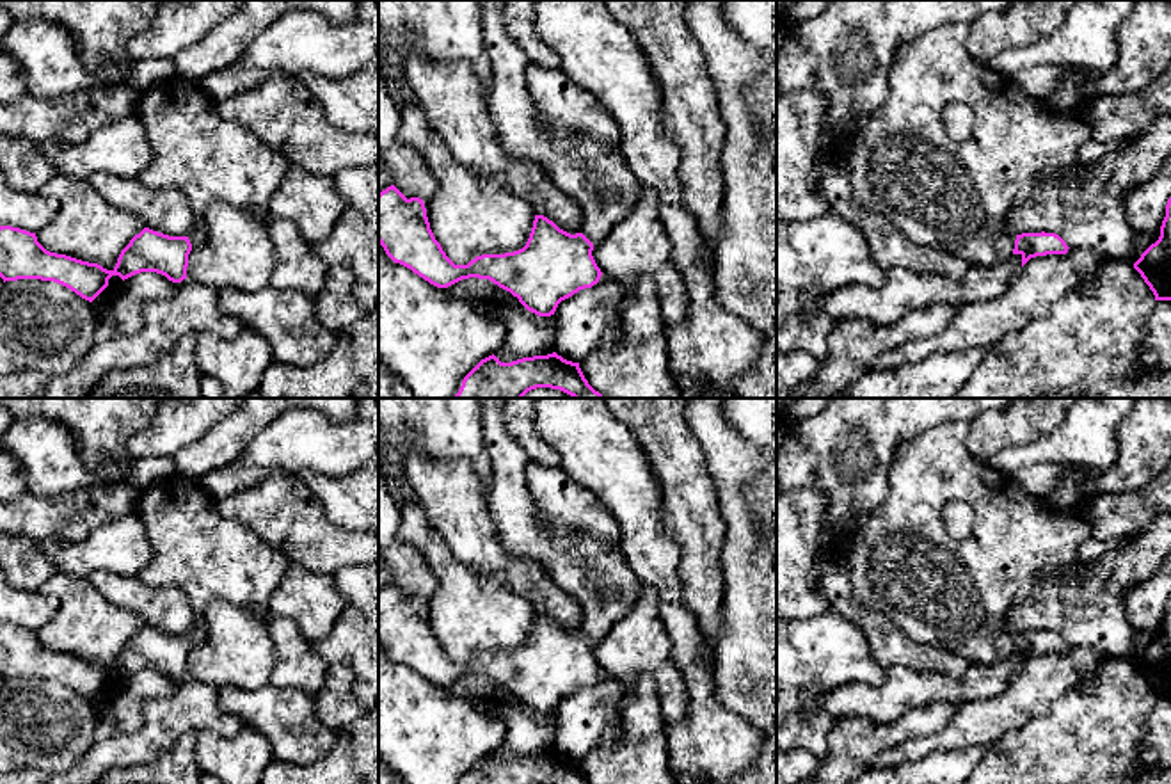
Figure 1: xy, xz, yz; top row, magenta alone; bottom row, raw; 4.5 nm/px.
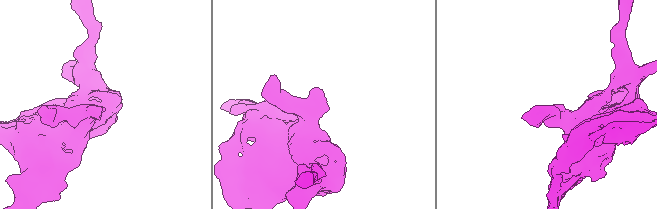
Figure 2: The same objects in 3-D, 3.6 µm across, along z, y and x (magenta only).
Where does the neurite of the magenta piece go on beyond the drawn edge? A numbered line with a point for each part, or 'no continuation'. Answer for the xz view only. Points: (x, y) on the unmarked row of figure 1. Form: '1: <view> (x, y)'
1: xz (596, 576)

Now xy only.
1: xy (210, 557)

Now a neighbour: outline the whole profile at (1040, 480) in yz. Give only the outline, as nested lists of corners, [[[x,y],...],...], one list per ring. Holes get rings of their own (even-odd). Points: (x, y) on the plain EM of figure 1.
[[[1032,464],[1029,468],[1020,469],[1015,475],[1015,480],[1031,496],[1048,501],[1068,469],[1070,466],[1063,464]]]

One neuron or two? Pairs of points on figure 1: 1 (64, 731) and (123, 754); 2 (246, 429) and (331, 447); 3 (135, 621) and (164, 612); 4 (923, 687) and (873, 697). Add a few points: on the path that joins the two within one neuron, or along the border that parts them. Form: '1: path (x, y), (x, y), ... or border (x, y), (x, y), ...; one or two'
1: border (100, 736), (73, 765); two
2: border (279, 416), (231, 461); two
3: border (105, 600), (134, 610), (146, 624); two
4: path (910, 688), (885, 697); one

